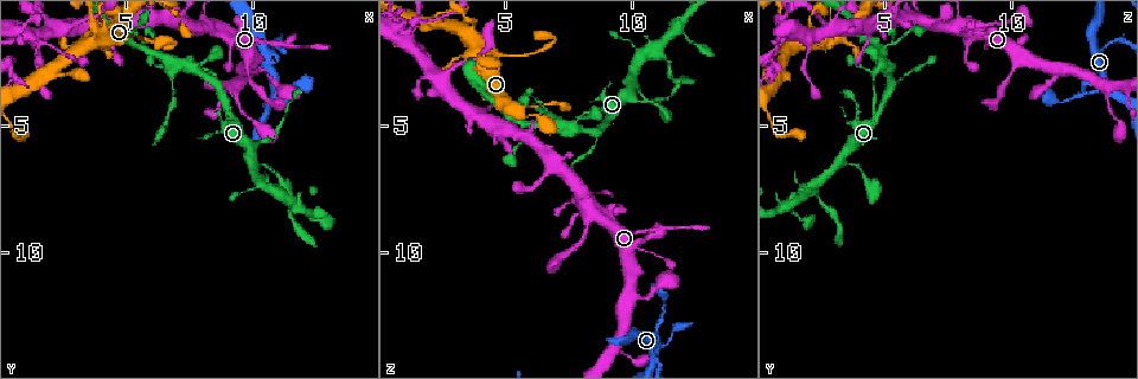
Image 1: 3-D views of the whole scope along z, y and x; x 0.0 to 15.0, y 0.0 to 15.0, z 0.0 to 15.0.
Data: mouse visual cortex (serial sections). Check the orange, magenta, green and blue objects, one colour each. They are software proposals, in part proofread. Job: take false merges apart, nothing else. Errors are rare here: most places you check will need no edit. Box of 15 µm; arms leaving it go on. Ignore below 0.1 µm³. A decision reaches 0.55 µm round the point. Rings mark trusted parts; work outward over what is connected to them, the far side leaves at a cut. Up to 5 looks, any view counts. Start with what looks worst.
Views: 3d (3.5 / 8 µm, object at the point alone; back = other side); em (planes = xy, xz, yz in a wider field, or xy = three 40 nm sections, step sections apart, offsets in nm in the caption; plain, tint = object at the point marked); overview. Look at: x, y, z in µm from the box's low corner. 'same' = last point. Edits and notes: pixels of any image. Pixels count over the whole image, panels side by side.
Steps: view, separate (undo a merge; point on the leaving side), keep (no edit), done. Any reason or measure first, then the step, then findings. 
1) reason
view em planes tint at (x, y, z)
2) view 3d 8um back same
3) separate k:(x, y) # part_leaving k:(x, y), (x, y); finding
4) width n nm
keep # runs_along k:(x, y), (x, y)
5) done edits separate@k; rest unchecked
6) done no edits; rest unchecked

thick turns thin
view 3d 3.5um at (4.9, 1.7, 2.1)

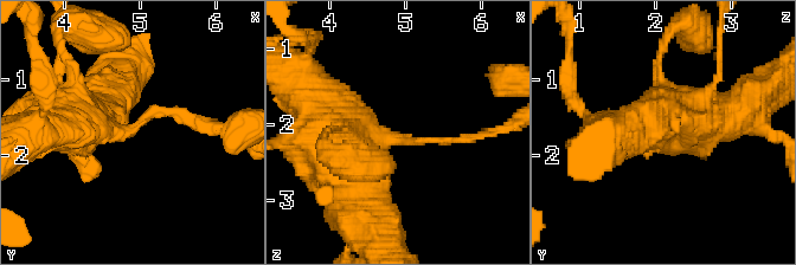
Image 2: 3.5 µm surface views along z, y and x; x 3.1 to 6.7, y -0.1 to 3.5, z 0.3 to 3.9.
keep # runs_along 2:(345, 174), (338, 156), (384, 141), (468, 139); continuous, no second cell

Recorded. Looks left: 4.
sharp bend
view 3d 8um at (11.0, 3.7, 13.5)

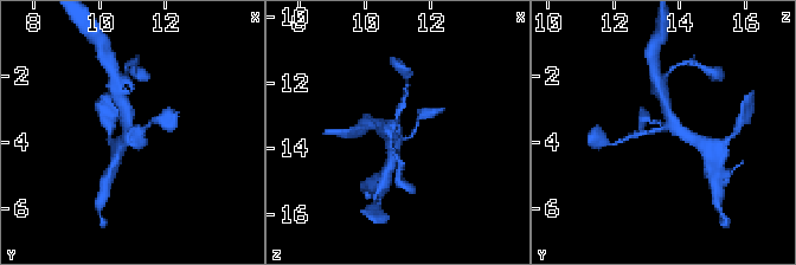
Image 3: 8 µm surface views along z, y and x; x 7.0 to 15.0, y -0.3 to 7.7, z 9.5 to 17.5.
view 3d 3.5um at (11.1, 3.6, 13.6)

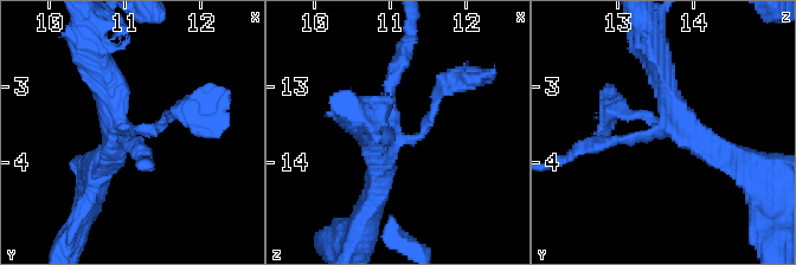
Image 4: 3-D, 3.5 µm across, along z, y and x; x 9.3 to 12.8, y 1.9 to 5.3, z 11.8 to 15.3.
view em planes tint at (11.05, 3.55, 13.60)

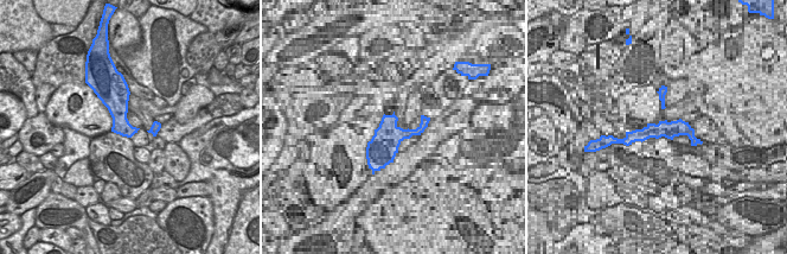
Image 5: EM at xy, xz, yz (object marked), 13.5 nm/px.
keep # runs_along 4:(659, 65), (665, 130), (589, 148); one cell here

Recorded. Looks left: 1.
done no edits; rest unchecked

